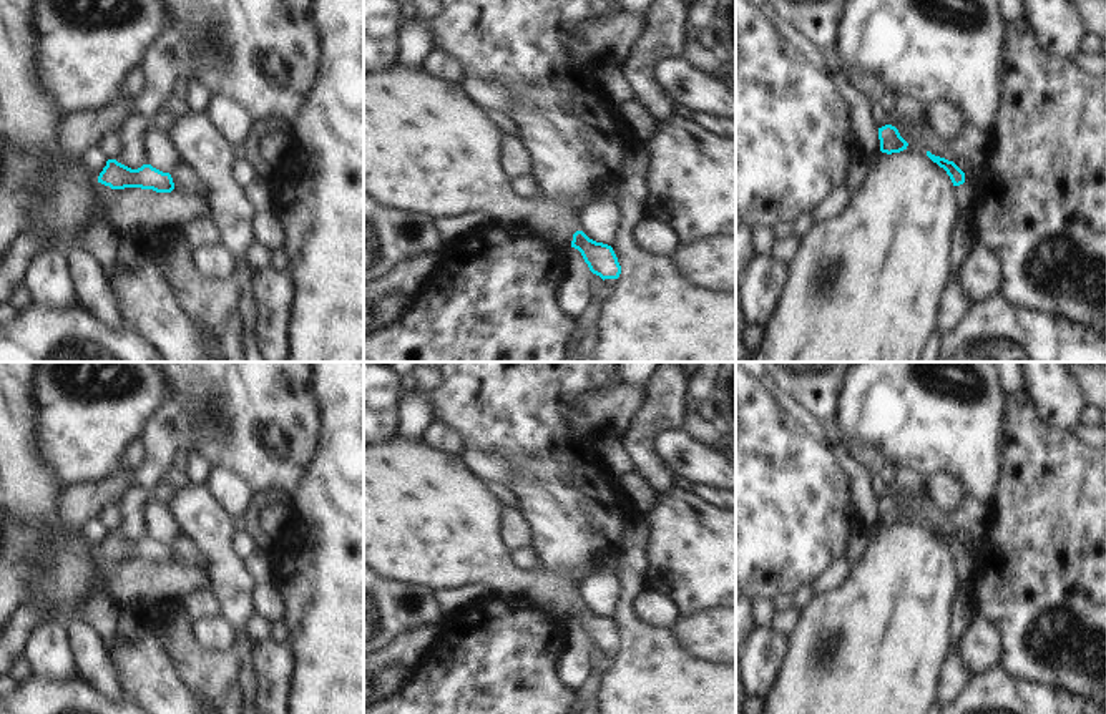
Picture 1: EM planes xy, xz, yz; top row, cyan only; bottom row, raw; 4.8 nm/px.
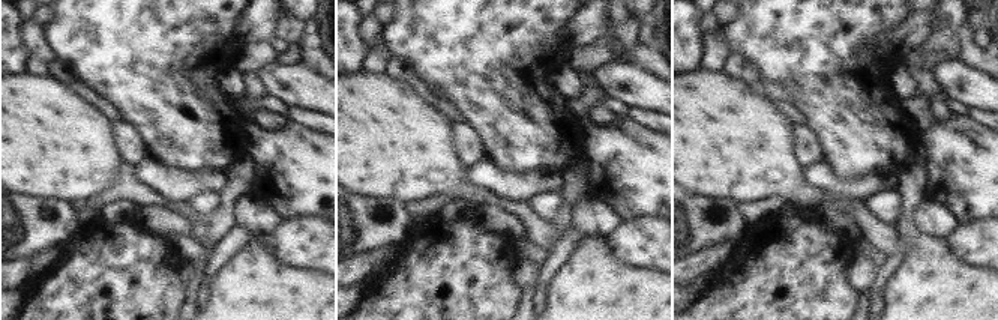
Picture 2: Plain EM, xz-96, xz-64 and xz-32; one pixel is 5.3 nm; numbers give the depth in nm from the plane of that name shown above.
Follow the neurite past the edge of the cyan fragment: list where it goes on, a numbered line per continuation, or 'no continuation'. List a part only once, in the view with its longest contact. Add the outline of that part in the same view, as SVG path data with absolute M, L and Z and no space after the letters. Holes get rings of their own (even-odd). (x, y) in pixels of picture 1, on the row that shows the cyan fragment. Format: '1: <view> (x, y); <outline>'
1: xy (103, 193); M96 183L96 184L93 186L93 191L95 191L96 198L98 198L101 203L106 203L106 204L111 203L113 194L115 194L115 189L111 189L110 186L105 186L105 184L101 184L101 183Z

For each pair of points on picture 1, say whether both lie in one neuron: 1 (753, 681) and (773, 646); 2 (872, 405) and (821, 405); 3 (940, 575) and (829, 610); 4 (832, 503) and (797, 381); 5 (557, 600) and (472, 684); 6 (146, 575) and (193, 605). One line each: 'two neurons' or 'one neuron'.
1: one neuron
2: two neurons
3: one neuron
4: two neurons
5: two neurons
6: two neurons

